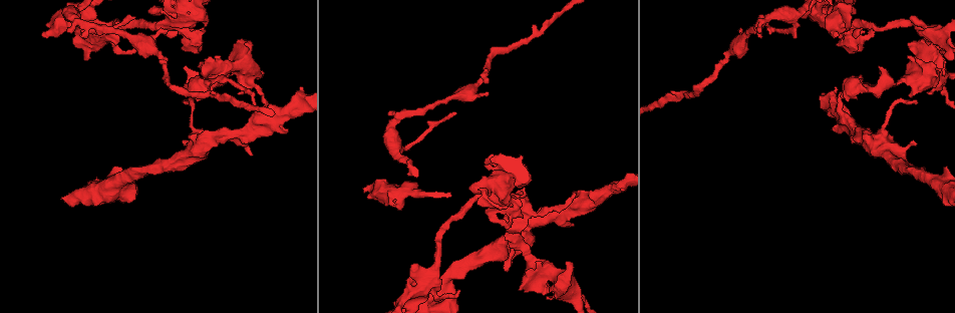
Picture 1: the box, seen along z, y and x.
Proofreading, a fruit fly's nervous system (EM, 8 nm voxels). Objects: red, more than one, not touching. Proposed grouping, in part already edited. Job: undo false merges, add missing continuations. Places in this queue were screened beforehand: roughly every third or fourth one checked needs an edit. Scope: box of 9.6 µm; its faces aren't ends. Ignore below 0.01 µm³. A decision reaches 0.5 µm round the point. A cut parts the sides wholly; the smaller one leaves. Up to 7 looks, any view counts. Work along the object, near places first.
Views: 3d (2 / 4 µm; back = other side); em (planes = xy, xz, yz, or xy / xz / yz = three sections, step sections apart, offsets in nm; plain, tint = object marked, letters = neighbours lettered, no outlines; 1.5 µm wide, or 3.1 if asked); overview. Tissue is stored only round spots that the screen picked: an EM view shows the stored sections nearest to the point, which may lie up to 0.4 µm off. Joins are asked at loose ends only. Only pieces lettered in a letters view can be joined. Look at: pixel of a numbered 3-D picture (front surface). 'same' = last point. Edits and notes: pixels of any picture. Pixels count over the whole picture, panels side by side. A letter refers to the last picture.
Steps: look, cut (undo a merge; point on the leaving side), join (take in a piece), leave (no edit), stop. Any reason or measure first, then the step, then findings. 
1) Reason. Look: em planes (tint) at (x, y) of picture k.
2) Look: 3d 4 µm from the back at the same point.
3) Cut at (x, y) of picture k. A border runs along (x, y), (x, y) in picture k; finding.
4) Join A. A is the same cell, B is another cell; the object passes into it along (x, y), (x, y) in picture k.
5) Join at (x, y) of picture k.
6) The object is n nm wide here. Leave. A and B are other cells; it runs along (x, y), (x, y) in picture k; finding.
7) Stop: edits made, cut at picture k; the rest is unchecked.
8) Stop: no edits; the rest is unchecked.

An open end. Look: 3d 2 µm at (42, 34) of picture 1.

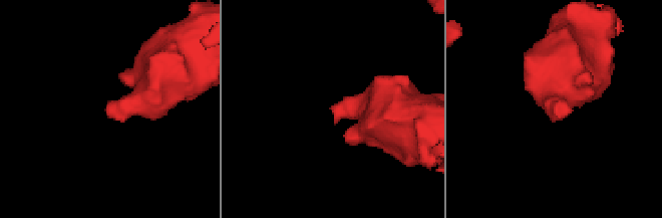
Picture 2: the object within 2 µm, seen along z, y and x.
Shape alone is not enough. Look: em xy step 8 (letters) at (566, 106) of picture 2.

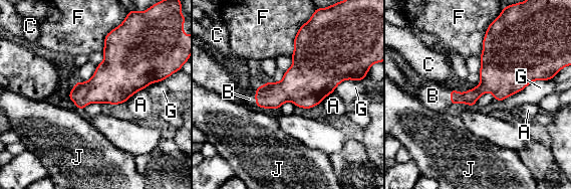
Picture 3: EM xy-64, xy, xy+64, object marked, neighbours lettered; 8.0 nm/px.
The object is 220 nm wide here. Join B. B is the same cell, A, C, F, G and J are other cells; the object passes into it along (273, 95), (255, 98), (249, 99) in picture 3; the neuron continues.

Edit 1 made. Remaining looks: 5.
An open end. Look: em planes (letters) at (134, 18) of picture 1.

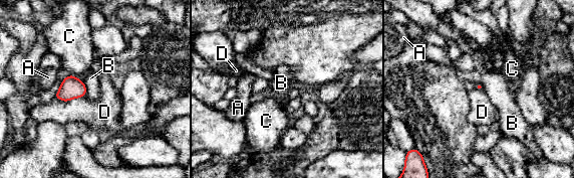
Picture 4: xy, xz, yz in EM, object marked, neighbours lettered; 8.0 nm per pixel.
Leave. A, B, C and D are other cells; a border runs along (84, 96), (67, 101), (54, 99) in picture 4; no lettered piece goes on from it.

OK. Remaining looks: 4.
Sudden change in width. Look: em xy step 4 (tint) at (567, 273) of picture 1.

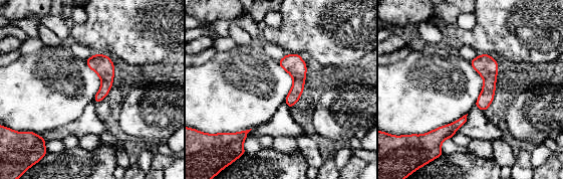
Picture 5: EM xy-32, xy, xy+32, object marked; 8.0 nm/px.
Look: em planes (letters) at the same point.

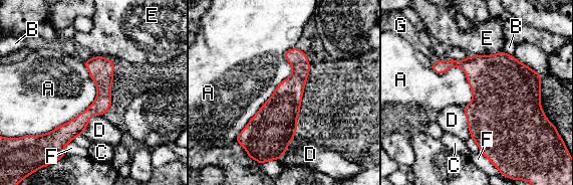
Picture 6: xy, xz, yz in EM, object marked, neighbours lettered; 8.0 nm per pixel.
The object is 140 nm wide here. Leave. A, B, C, D, E, F and G are other cells; it runs along (108, 62), (103, 98), (51, 135) in picture 6; one neuron here.

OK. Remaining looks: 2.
Stop: edits made, join at picture 3; the rest is unchecked.

